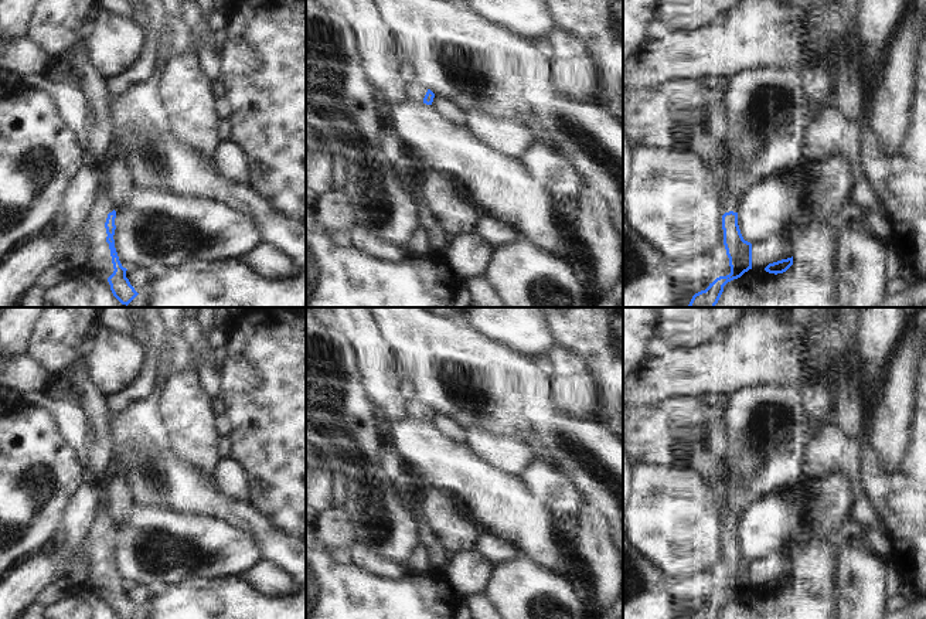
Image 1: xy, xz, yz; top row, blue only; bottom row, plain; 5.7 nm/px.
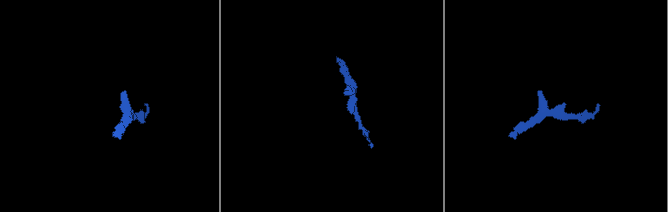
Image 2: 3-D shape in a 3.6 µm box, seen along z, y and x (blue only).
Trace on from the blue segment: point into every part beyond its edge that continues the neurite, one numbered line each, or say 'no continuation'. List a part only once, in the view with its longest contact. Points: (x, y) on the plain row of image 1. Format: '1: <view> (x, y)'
1: xy (95, 537)

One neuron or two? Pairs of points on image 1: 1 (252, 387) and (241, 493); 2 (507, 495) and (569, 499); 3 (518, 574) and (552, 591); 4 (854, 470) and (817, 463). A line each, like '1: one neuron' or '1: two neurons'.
1: two neurons
2: two neurons
3: one neuron
4: one neuron

